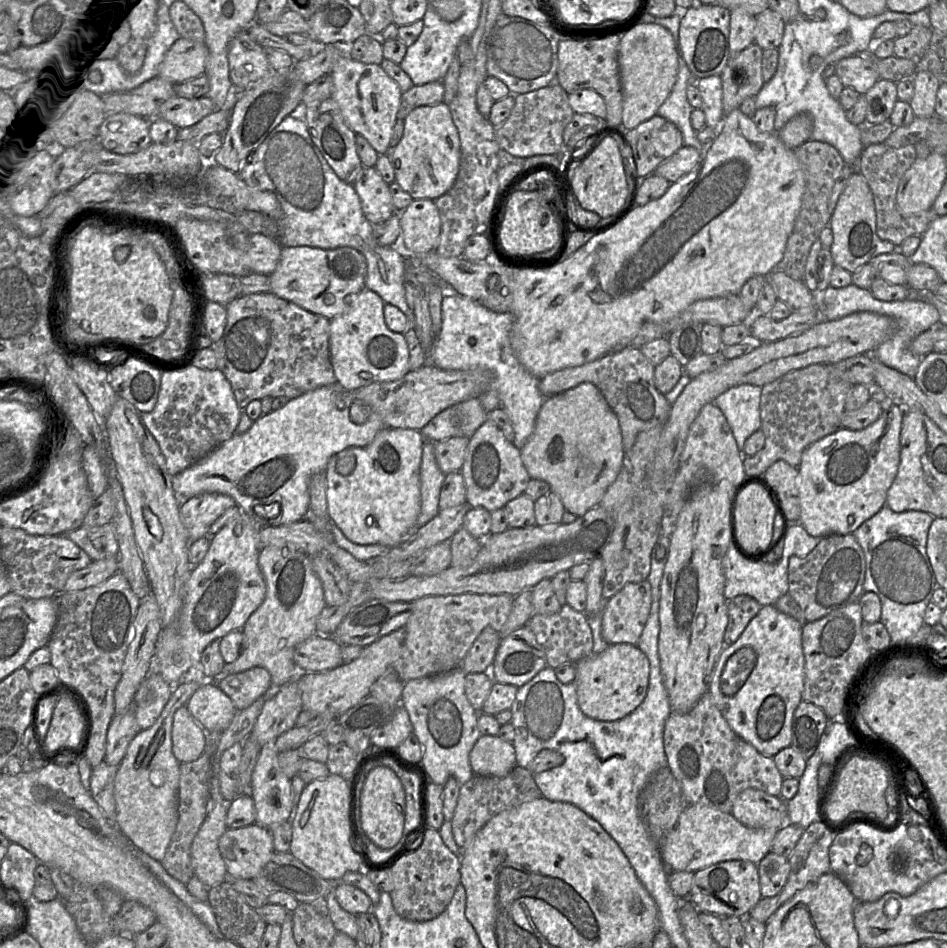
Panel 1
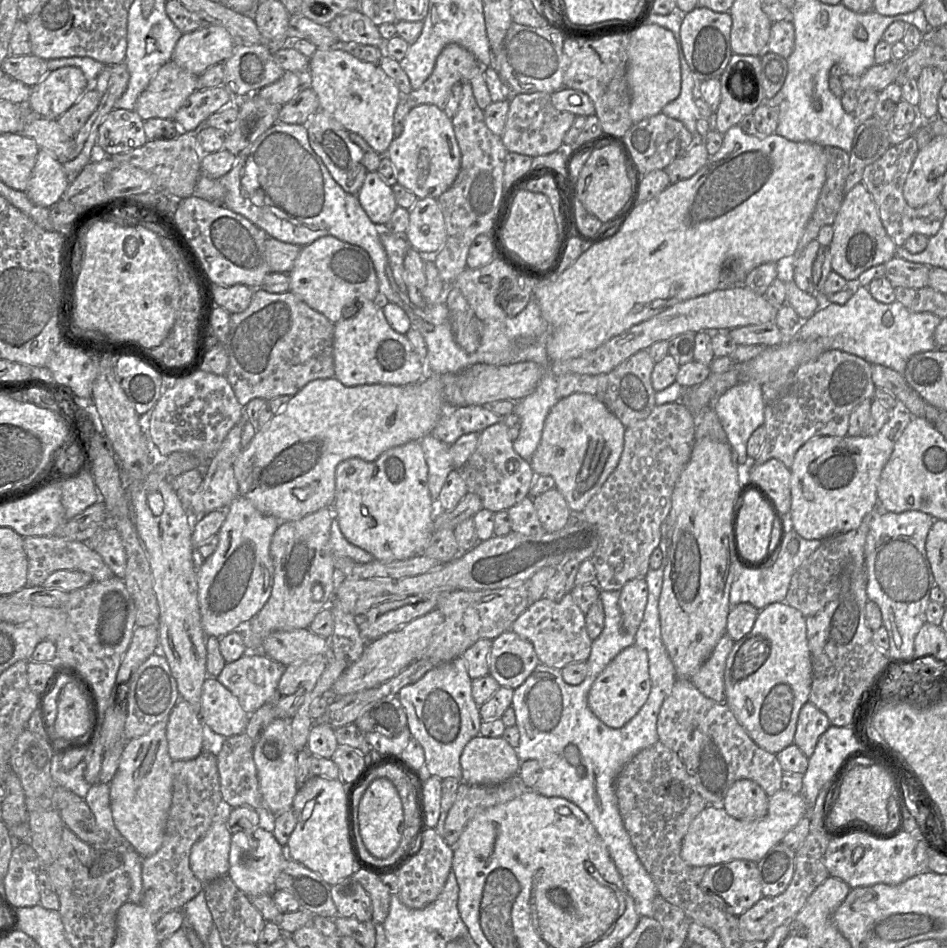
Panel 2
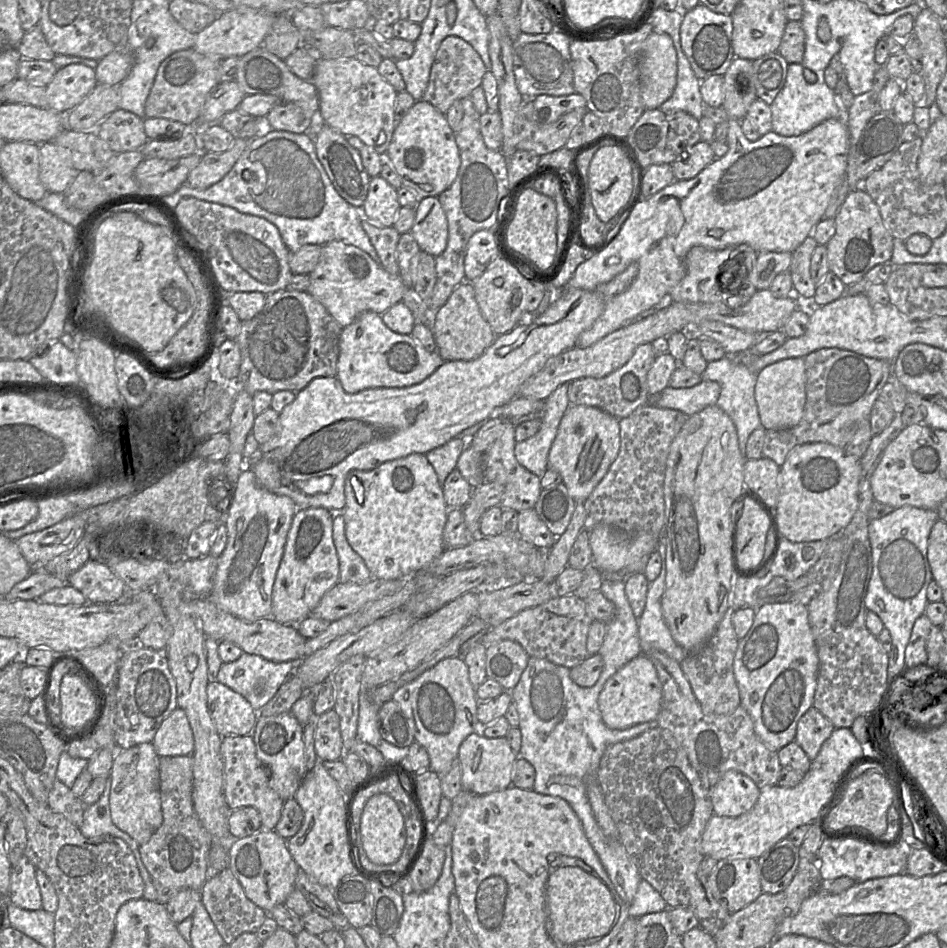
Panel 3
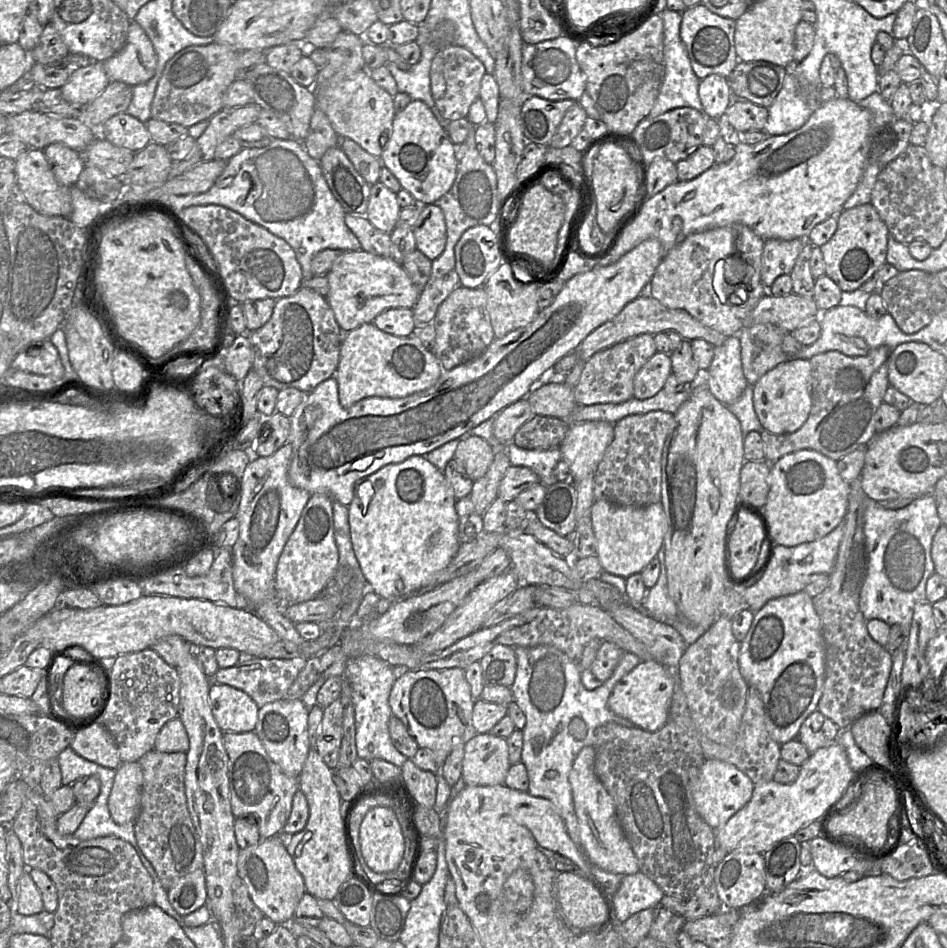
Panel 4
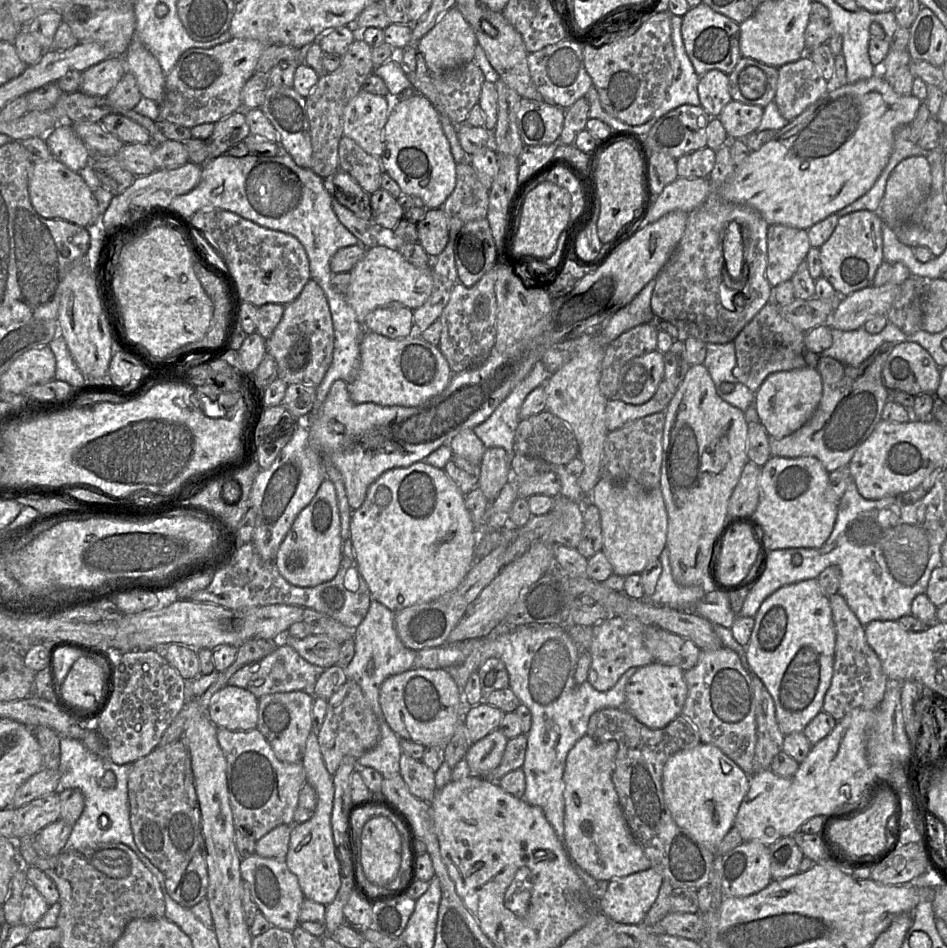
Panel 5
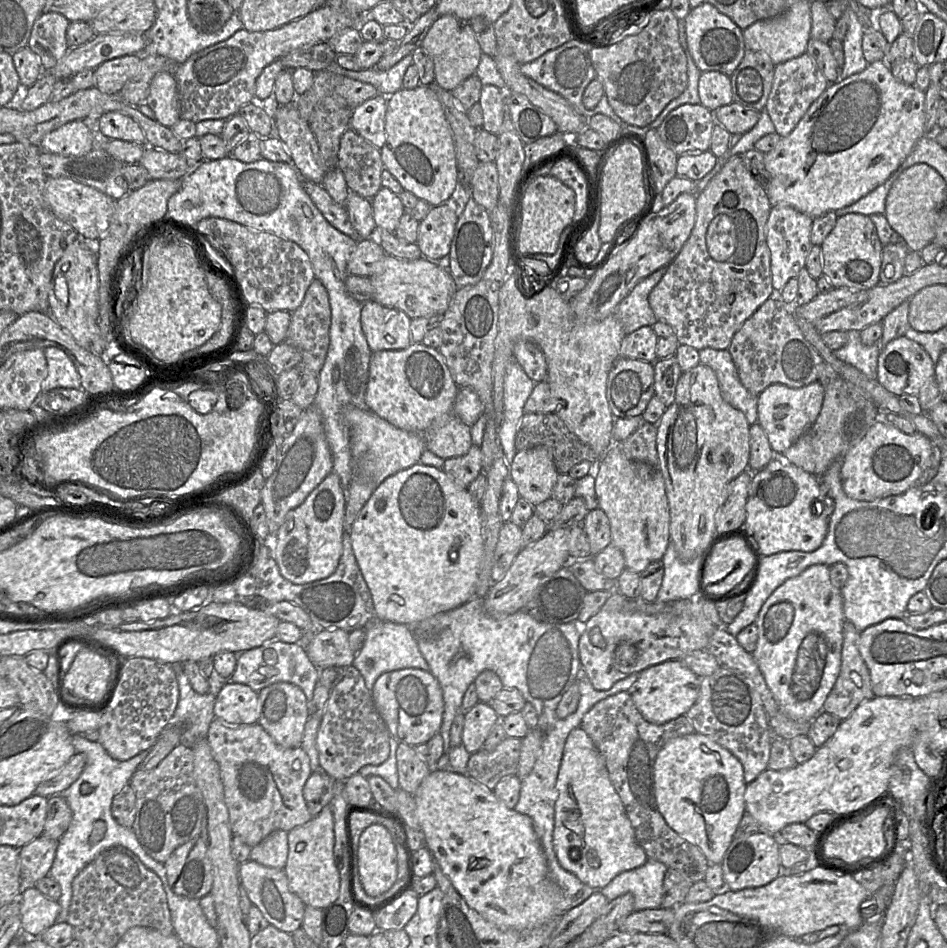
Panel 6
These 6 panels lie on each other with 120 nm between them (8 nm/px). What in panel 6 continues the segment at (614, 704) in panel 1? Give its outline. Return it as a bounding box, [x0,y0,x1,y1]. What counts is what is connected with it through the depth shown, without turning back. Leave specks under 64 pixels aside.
[628,660,701,724]

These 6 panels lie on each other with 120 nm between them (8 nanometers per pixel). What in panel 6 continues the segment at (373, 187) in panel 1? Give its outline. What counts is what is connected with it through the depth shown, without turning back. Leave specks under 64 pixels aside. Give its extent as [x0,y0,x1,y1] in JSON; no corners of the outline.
[371,186,406,233]

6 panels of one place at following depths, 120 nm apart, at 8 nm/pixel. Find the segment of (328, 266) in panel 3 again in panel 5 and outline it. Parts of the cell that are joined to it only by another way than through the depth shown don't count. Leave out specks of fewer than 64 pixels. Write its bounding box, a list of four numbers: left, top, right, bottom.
[345,245,433,325]

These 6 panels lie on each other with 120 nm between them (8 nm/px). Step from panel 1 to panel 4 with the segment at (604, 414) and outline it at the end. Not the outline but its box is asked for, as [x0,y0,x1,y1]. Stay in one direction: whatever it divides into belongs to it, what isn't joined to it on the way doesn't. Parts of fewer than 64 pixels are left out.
[559,421,614,484]

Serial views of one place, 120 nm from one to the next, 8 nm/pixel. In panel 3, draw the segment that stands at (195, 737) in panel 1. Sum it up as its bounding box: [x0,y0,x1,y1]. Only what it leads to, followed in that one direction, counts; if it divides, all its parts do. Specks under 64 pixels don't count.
[152,707,194,757]

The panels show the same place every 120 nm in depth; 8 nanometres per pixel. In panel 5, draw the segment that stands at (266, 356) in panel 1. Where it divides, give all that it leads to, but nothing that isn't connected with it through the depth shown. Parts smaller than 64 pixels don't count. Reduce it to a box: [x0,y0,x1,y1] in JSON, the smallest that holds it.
[266,279,334,388]

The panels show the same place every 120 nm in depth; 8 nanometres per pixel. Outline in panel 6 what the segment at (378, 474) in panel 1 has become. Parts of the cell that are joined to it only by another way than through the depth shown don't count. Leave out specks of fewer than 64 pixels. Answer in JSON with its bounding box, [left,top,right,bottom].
[349,462,484,626]

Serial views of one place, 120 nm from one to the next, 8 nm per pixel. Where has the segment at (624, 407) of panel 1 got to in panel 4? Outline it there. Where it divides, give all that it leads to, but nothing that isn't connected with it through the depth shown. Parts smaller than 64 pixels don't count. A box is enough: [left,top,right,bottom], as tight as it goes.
[574,334,657,405]

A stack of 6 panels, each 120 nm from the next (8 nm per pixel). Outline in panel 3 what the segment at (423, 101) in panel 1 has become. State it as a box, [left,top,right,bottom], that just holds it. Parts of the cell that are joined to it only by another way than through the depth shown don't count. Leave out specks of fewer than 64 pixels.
[422,36,486,114]

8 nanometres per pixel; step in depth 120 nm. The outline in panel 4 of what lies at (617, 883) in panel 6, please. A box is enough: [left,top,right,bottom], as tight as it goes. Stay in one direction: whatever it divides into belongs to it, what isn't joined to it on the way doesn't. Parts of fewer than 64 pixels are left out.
[612,871,664,923]

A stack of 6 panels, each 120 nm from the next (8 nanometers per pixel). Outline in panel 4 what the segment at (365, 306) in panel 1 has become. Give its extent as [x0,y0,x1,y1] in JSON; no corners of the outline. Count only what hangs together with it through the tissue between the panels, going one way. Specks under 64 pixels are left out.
[334,322,443,408]

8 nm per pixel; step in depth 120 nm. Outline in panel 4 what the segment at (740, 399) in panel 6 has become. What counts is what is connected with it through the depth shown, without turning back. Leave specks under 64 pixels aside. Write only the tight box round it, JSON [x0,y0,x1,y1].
[705,336,748,406]

